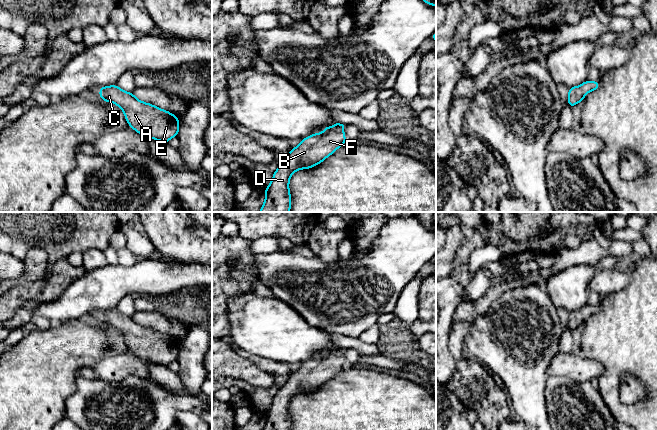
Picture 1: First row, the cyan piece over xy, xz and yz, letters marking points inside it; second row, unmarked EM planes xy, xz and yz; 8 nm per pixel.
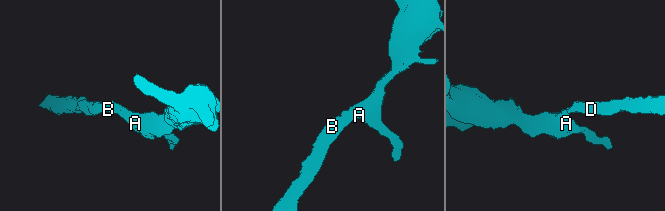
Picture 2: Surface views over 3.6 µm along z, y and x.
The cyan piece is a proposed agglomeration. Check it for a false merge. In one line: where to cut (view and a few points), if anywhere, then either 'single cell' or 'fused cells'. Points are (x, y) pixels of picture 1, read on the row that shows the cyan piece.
no cut | single cell

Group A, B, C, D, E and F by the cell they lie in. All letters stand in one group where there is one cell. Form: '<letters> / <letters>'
A B C D E F

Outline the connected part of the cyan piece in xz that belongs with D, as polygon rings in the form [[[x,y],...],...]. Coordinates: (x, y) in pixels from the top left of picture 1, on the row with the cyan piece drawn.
[[[335,122],[333,127],[325,127],[323,133],[316,133],[303,139],[295,148],[291,149],[281,165],[276,169],[269,186],[265,190],[265,201],[259,212],[290,212],[291,194],[289,180],[291,175],[300,169],[314,167],[334,153],[341,145],[346,143],[343,131],[346,124]]]

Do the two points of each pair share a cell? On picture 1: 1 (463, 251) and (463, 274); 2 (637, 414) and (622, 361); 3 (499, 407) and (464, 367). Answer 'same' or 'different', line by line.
1: same
2: same
3: same

